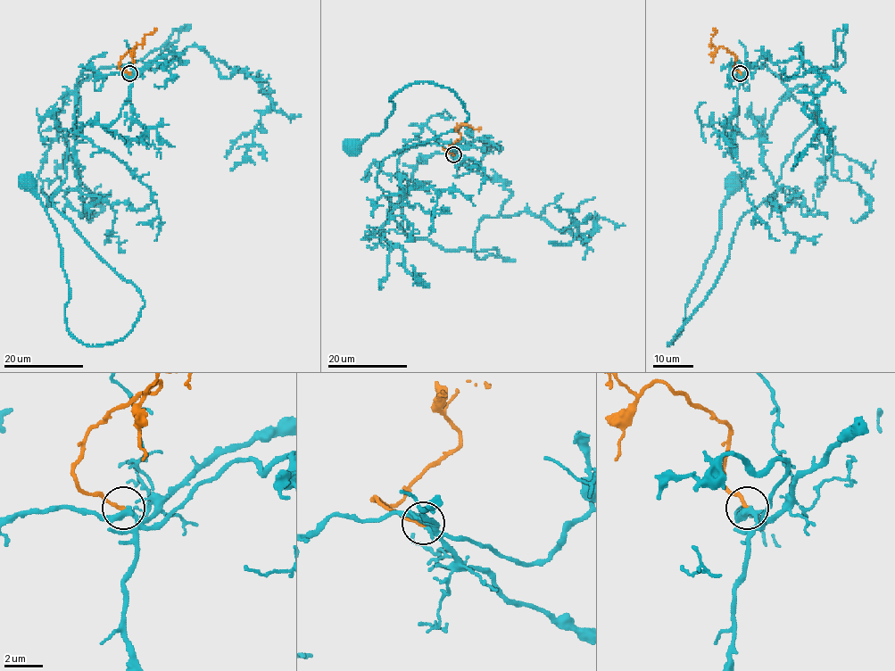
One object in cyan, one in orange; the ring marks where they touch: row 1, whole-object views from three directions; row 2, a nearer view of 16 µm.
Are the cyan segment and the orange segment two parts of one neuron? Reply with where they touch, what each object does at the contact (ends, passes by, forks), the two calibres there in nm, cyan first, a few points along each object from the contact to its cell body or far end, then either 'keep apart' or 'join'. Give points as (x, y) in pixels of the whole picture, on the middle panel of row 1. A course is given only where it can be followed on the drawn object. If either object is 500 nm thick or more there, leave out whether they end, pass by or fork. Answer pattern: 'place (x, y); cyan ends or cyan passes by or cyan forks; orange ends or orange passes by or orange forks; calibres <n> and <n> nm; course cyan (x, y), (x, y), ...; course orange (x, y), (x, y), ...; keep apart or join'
place (453, 154); cyan passes by; orange ends; calibres 320 and 180 nm; course cyan (453, 154), (415, 166), (404, 233), (381, 162), (456, 129), (464, 105), (412, 83), (354, 145); course orange (453, 153), (443, 149), (448, 150), (461, 136), (459, 129), (463, 124), (481, 129); join

